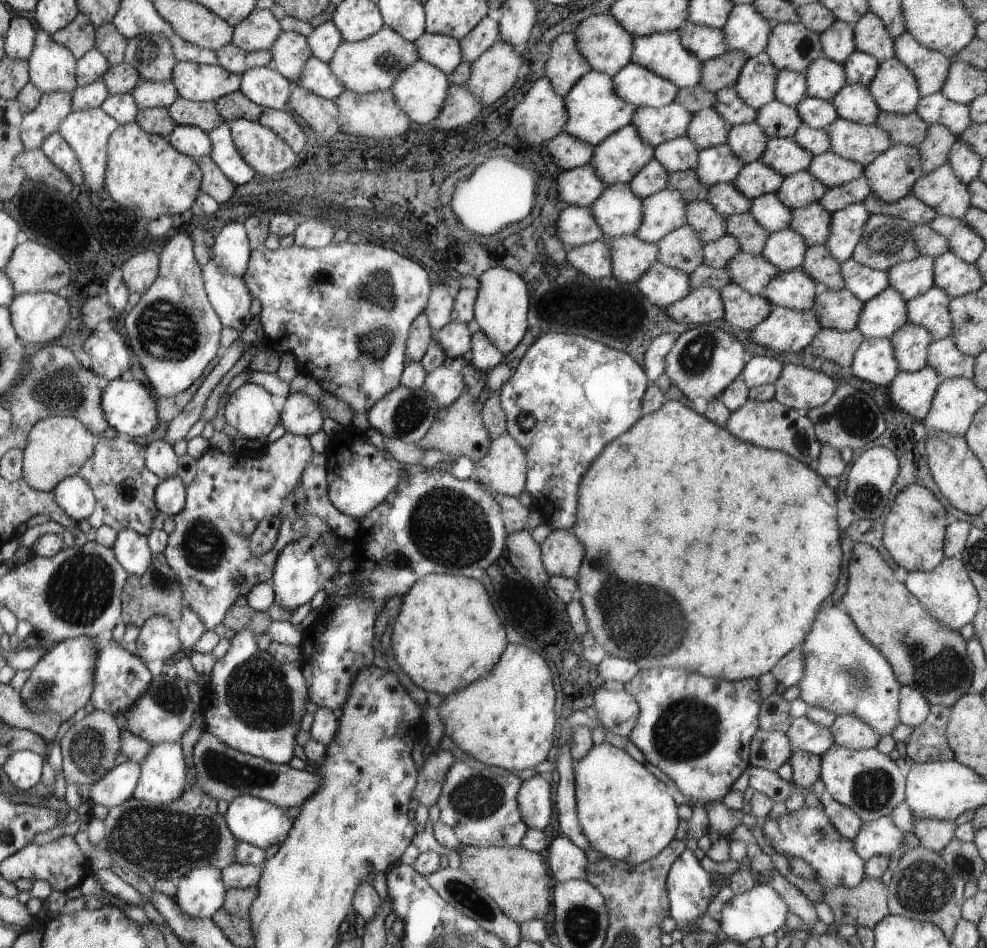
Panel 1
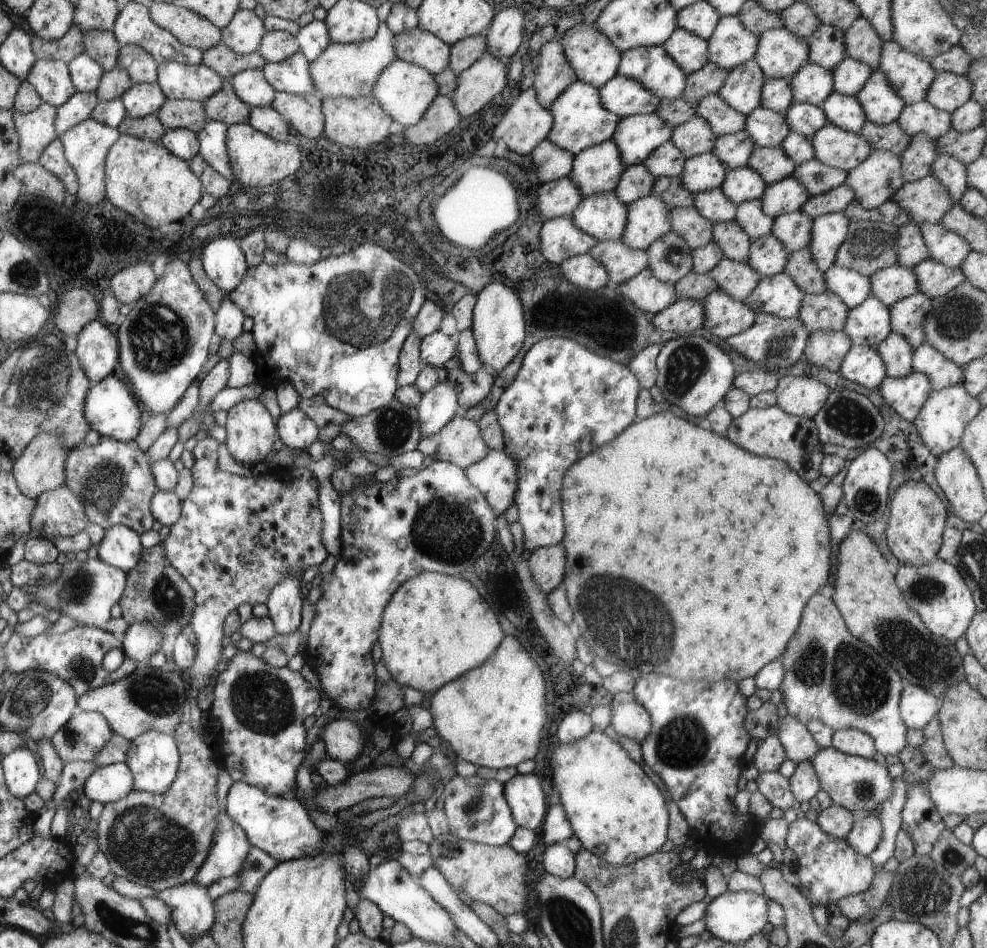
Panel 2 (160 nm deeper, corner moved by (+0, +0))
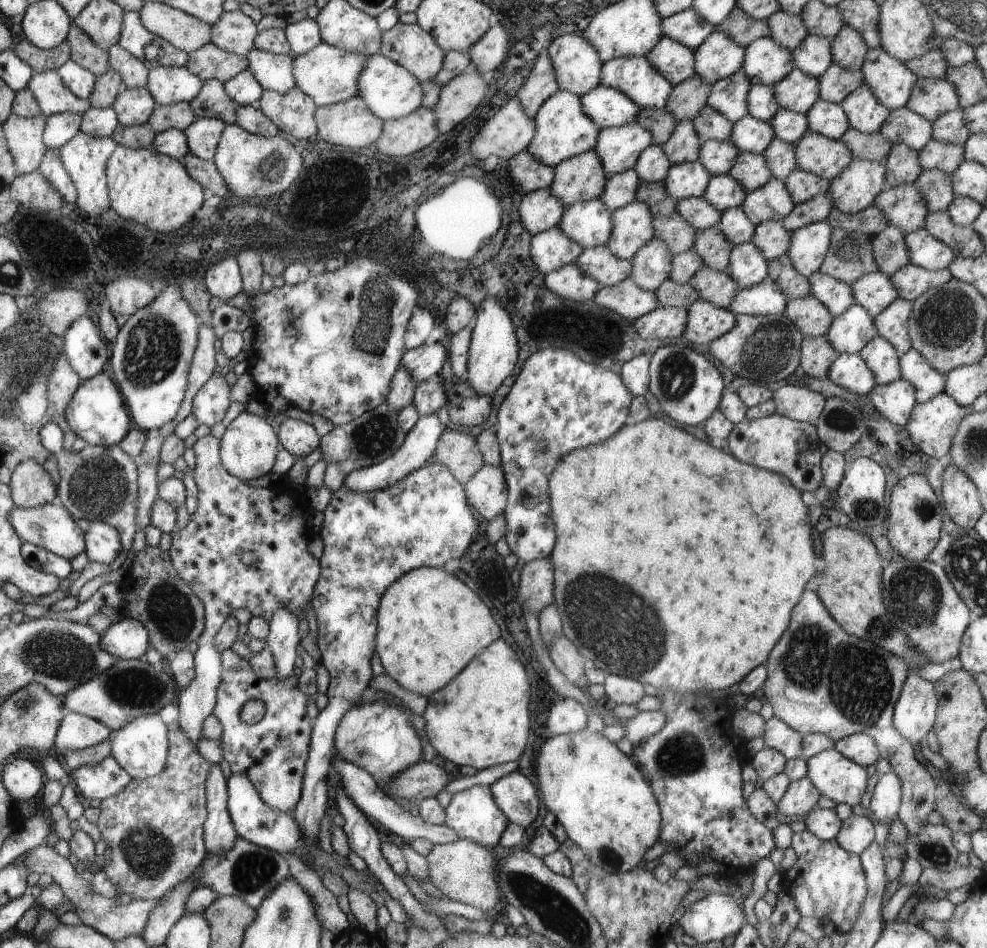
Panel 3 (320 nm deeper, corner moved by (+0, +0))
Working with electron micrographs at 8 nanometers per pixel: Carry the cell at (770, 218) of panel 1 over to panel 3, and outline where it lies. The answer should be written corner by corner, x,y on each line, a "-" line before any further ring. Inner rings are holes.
740,207
722,212
718,228
723,232
726,240
735,246
750,243
757,225
752,224

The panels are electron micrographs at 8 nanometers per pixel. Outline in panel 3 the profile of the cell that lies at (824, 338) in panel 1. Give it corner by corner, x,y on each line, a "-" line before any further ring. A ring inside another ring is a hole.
826,335
804,337
801,342
801,359
799,366
815,379
825,379
827,370
840,353
829,343

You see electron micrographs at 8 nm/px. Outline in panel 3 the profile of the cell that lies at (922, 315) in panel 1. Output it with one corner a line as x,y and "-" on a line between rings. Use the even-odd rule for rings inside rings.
900,297
894,299
878,316
873,318
879,337
885,338
898,353
903,355
911,349
907,318
911,313
911,301

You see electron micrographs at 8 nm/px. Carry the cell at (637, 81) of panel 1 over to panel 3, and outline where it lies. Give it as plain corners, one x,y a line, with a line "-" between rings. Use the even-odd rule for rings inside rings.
602,84
580,97
584,114
602,130
634,123
640,107
623,92

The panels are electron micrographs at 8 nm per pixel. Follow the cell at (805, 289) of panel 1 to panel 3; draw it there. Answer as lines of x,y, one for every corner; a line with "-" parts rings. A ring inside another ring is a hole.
767,276
756,286
738,291
727,309
736,316
777,315
785,311
787,302
788,298
782,289

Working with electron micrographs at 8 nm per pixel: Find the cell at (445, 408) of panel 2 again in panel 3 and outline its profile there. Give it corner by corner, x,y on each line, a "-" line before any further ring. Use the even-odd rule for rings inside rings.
437,414
420,417
418,422
410,429
410,432
407,432
401,448
392,457
385,458
381,463
369,465
350,473
344,479
343,486
353,493
382,490
394,486
410,473
416,472
433,460
433,454
442,433
442,426
440,426

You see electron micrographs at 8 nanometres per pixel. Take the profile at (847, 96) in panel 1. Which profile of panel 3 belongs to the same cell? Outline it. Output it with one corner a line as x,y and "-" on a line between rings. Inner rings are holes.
818,99
806,111
808,132
821,134
826,138
838,141
842,138
843,132
849,127
849,122
842,107
839,104
832,104
828,101

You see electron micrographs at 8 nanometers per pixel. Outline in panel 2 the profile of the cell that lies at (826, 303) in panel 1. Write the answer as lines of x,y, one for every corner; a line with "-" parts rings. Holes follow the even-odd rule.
826,290
819,295
806,293
797,317
811,333
842,331
849,310
837,294

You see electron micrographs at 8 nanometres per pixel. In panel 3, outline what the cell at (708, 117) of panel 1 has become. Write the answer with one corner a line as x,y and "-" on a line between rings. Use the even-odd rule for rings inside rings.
682,121
676,125
670,138
667,138
661,147
671,160
671,164
679,165
696,162
701,144
702,140
692,121

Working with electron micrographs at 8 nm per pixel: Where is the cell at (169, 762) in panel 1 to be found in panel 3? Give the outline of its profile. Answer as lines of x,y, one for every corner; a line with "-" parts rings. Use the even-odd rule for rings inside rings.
159,713
137,716
130,719
121,729
112,732
108,738
111,742
111,755
132,779
153,777
165,769
169,756
169,740
166,740
169,728

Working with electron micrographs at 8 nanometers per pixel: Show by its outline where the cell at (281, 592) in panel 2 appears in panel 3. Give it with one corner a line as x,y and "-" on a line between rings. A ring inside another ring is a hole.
285,605
277,609
275,616
269,622
267,647
275,658
277,678
284,680
294,675
294,662
298,658
299,620

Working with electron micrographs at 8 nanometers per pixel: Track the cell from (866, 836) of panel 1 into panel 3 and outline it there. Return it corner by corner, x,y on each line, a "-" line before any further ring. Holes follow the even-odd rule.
850,815
842,821
840,832
835,842
844,850
858,855
865,851
874,841
874,826
864,815

